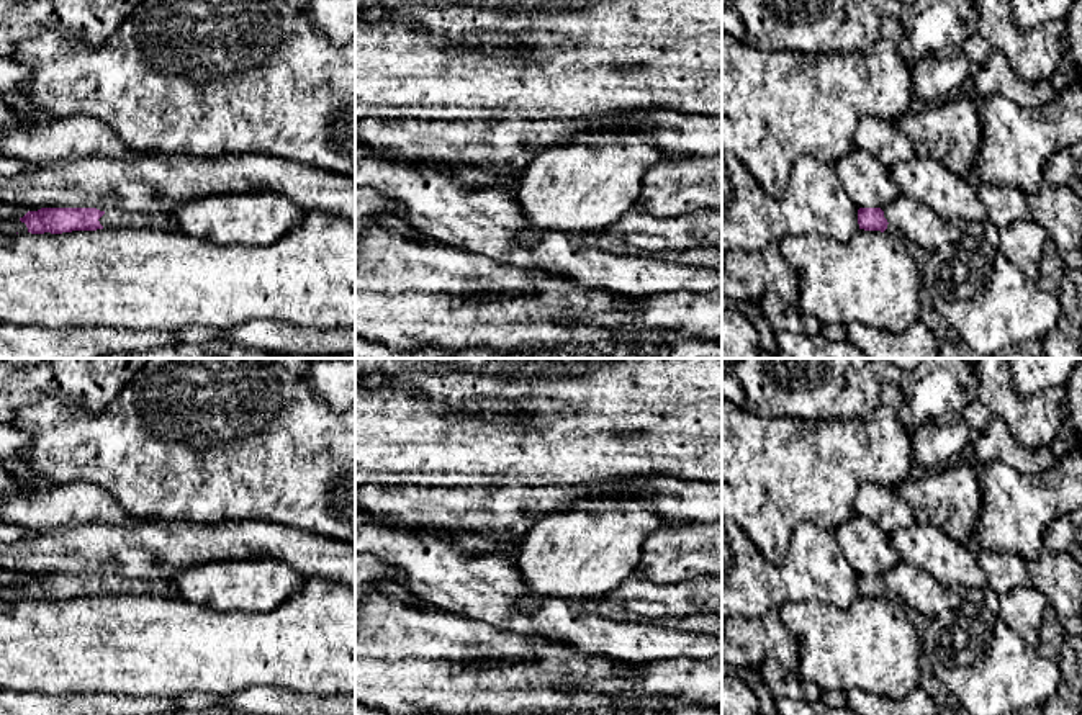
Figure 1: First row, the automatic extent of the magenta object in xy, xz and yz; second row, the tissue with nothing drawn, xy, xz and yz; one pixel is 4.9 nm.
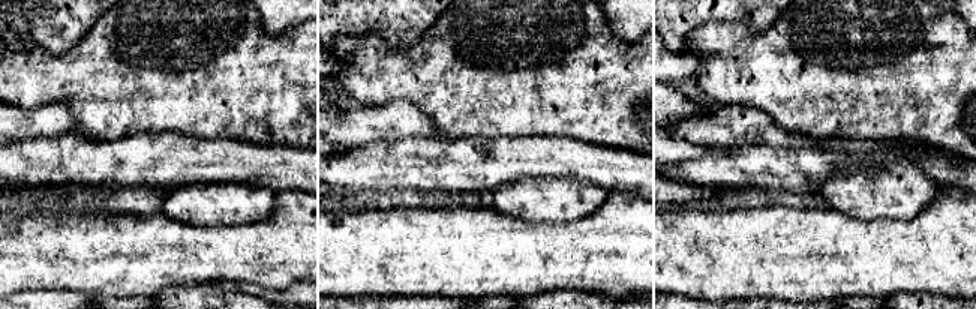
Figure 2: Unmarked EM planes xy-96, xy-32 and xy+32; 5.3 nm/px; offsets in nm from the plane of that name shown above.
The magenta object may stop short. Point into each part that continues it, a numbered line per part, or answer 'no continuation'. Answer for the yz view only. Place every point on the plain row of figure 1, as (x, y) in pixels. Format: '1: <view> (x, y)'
1: yz (868, 548)

